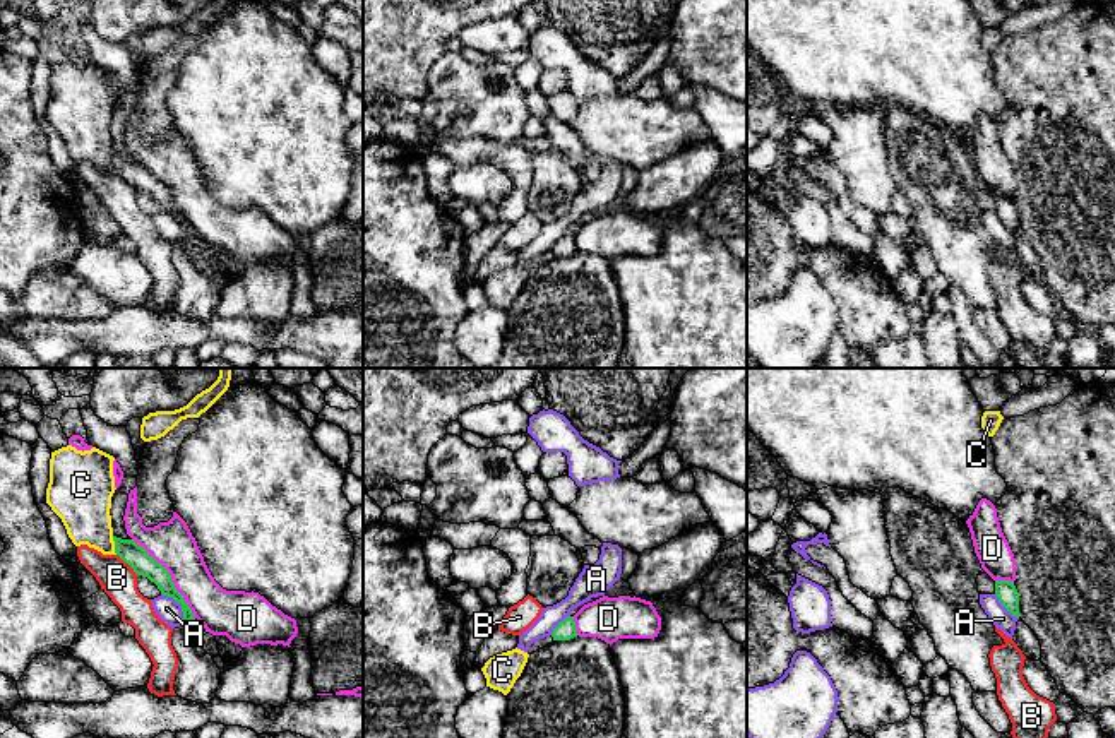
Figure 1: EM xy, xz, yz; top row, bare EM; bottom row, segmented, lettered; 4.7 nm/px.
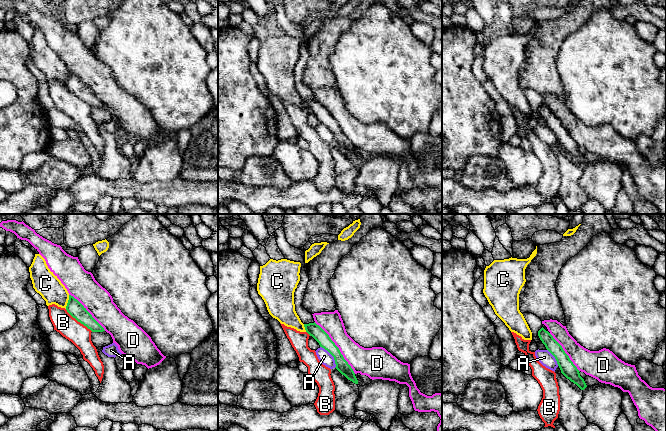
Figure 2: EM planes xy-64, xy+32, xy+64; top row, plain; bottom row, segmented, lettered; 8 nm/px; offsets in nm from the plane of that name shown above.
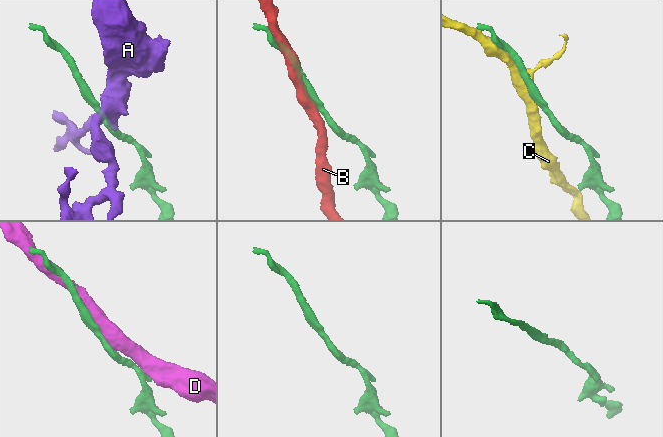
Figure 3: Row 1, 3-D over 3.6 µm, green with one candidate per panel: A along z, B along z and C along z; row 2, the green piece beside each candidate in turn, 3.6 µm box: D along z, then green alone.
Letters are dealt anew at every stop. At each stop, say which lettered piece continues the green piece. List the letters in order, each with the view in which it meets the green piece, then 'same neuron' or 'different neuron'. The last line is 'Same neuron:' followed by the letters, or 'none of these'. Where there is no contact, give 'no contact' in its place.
A: xy | different neuron
B: xy | different neuron
C: xy | different neuron
D: xy | different neuron
Same neuron: none of these

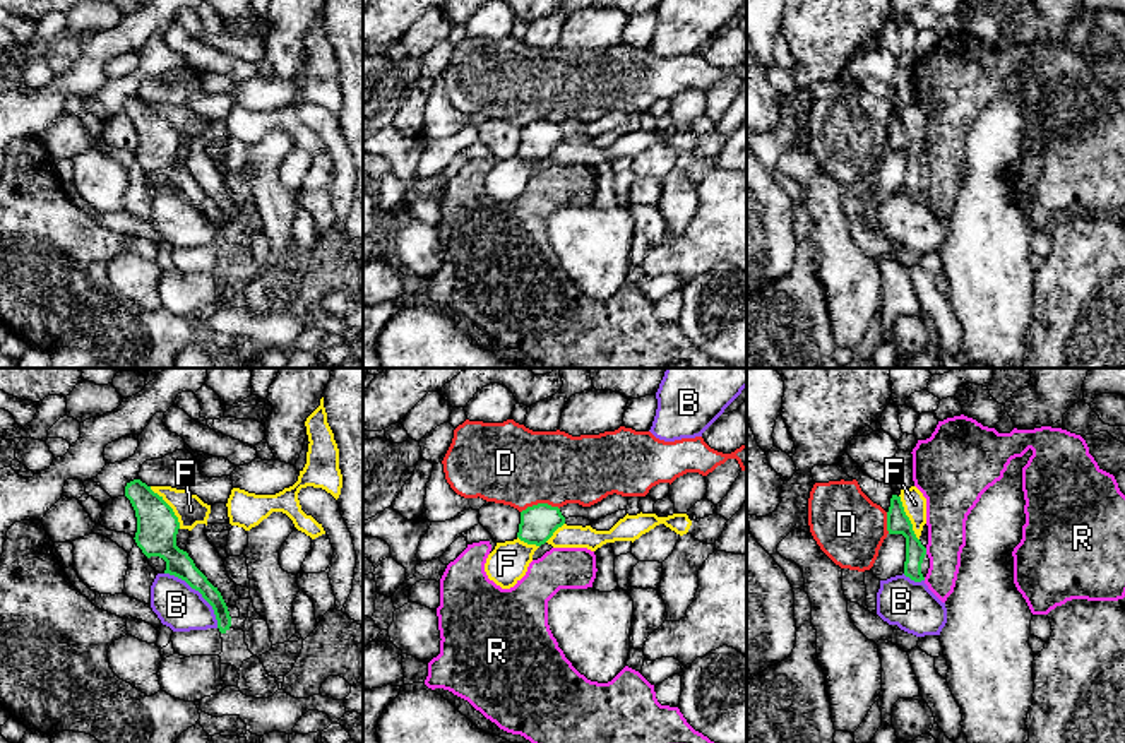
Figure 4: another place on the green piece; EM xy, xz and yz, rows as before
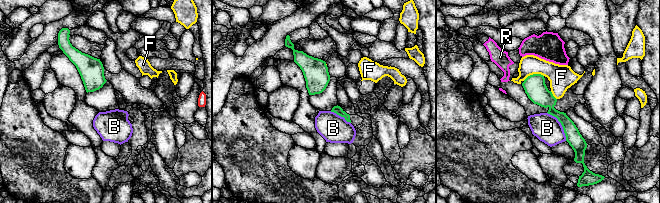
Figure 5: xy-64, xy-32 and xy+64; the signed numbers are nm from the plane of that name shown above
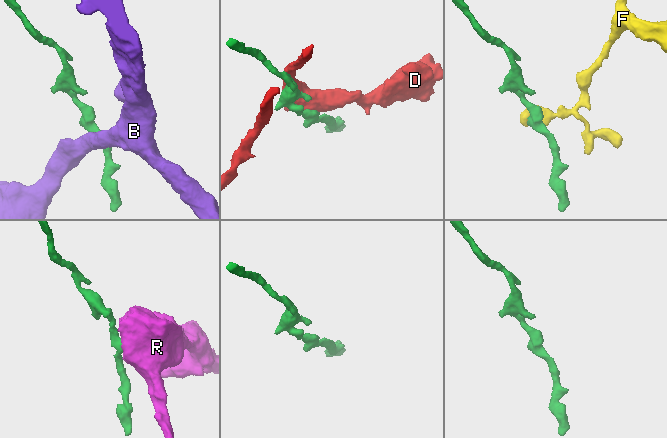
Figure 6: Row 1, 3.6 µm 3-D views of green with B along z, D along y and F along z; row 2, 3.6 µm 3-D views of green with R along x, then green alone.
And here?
B: xy | different neuron
D: xz | different neuron
F: xy | different neuron
R: yz | different neuron
Same neuron: none of these

